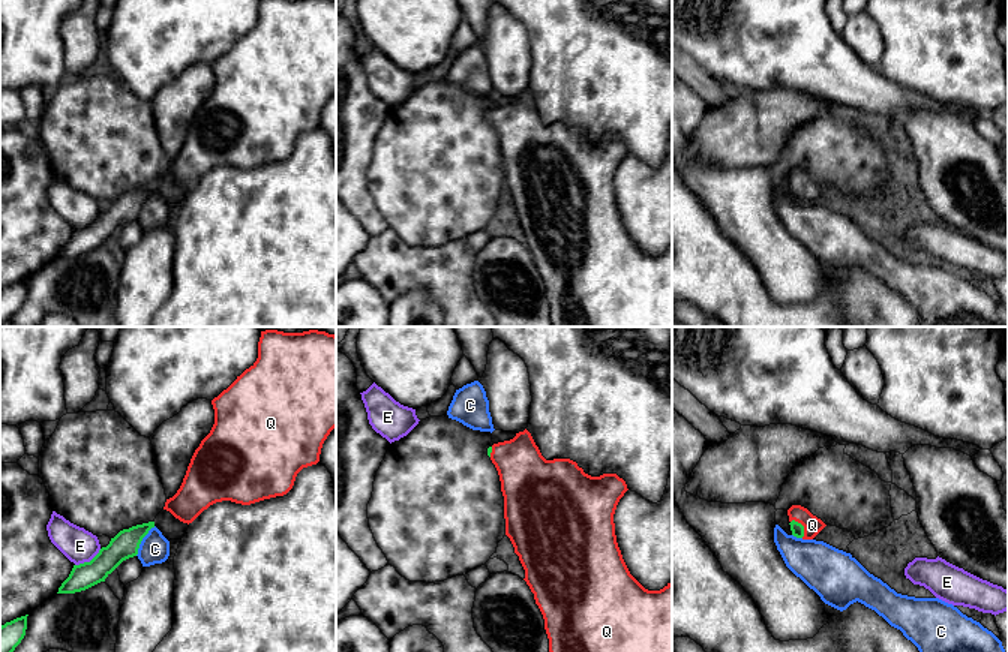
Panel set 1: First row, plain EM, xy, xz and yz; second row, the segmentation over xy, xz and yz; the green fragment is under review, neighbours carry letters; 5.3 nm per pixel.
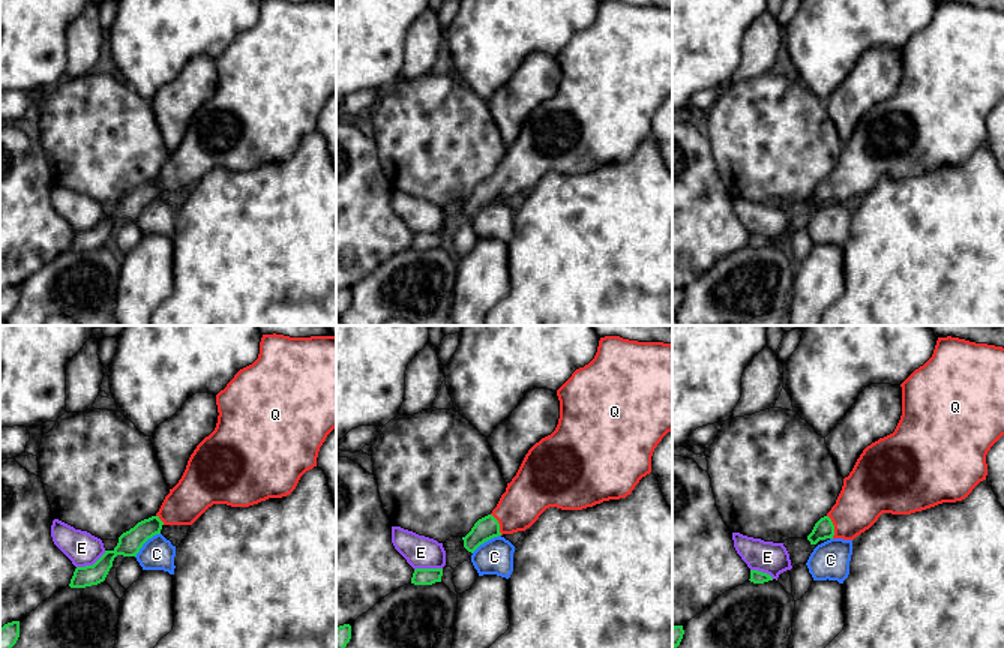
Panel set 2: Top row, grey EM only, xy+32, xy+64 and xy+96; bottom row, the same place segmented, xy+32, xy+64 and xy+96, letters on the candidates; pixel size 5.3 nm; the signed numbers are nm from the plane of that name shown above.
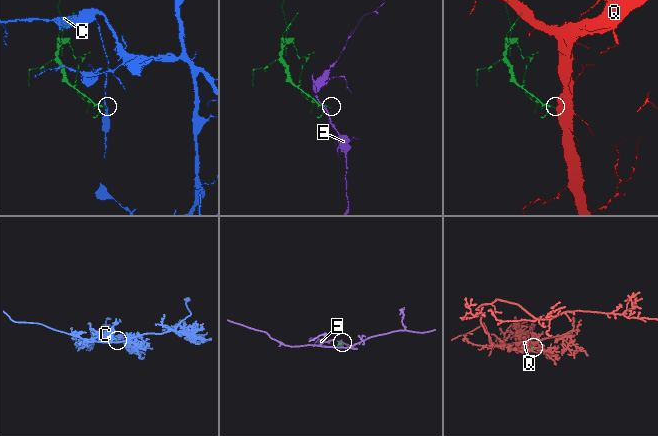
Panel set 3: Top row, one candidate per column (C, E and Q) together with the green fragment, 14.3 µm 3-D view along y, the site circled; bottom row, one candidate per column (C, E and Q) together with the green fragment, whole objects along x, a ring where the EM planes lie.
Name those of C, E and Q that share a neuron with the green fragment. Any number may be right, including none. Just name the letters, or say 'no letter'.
Q

